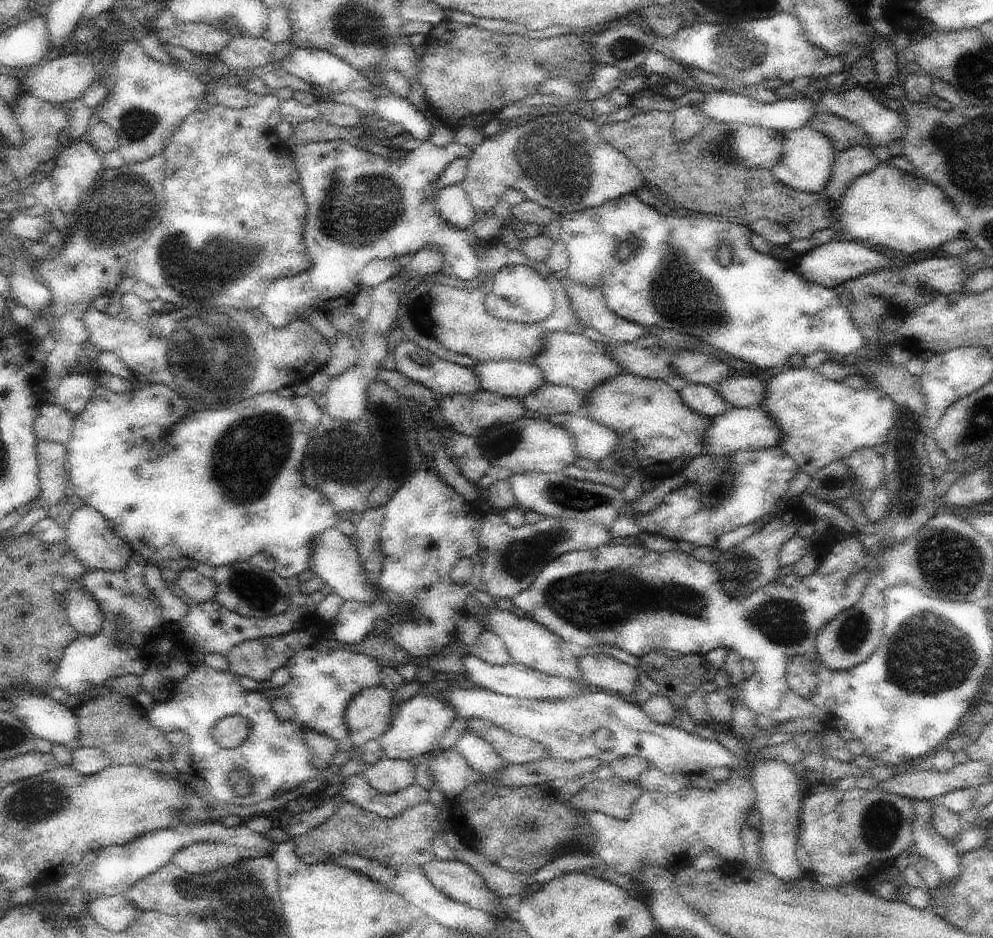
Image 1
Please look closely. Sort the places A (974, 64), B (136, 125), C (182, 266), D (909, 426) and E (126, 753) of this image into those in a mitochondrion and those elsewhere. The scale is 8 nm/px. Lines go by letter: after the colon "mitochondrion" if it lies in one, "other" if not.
A: mitochondrion
B: mitochondrion
C: mitochondrion
D: mitochondrion
E: other

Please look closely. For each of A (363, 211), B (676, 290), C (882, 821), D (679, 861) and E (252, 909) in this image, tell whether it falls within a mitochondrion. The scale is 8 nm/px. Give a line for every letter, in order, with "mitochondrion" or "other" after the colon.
A: mitochondrion
B: mitochondrion
C: mitochondrion
D: other
E: mitochondrion

